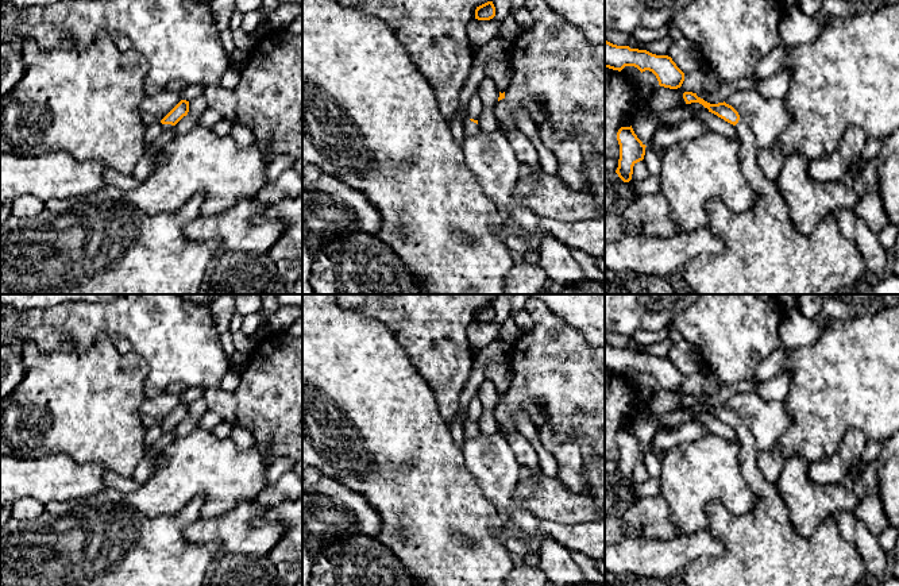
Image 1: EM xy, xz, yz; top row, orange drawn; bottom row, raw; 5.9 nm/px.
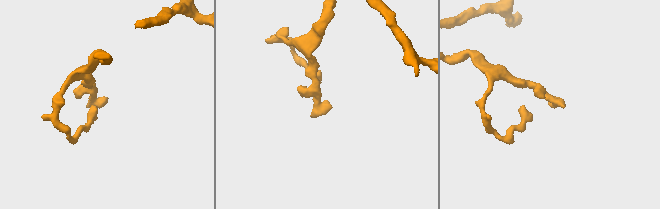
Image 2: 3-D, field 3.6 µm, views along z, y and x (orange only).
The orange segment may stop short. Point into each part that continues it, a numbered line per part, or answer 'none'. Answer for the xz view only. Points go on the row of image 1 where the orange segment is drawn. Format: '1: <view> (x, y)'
1: xz (470, 127)

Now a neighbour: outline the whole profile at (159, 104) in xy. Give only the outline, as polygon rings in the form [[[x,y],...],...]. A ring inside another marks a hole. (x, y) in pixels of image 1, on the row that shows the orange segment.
[[[162,90],[153,96],[144,96],[139,108],[140,113],[151,113],[159,119],[163,119],[180,101],[182,100],[180,93]]]

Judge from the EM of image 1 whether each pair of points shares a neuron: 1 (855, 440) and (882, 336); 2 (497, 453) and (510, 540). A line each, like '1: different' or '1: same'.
1: different
2: different

